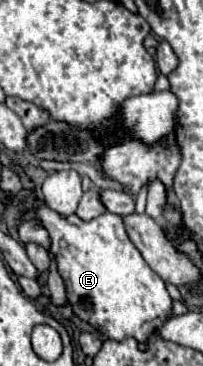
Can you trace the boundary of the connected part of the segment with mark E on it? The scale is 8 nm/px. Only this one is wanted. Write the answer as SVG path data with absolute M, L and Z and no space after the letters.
M45 203L39 211L29 211L25 215L25 219L33 219L33 217L39 217L43 227L49 231L51 251L57 259L59 273L65 281L67 301L73 307L73 313L81 321L95 327L107 339L123 341L123 339L133 337L137 339L139 349L147 349L149 337L153 337L155 331L173 315L173 299L169 297L163 279L147 265L139 249L127 237L123 217L113 215L113 213L103 213L91 221L81 221L77 215L69 215L63 219L61 215L51 211Z

